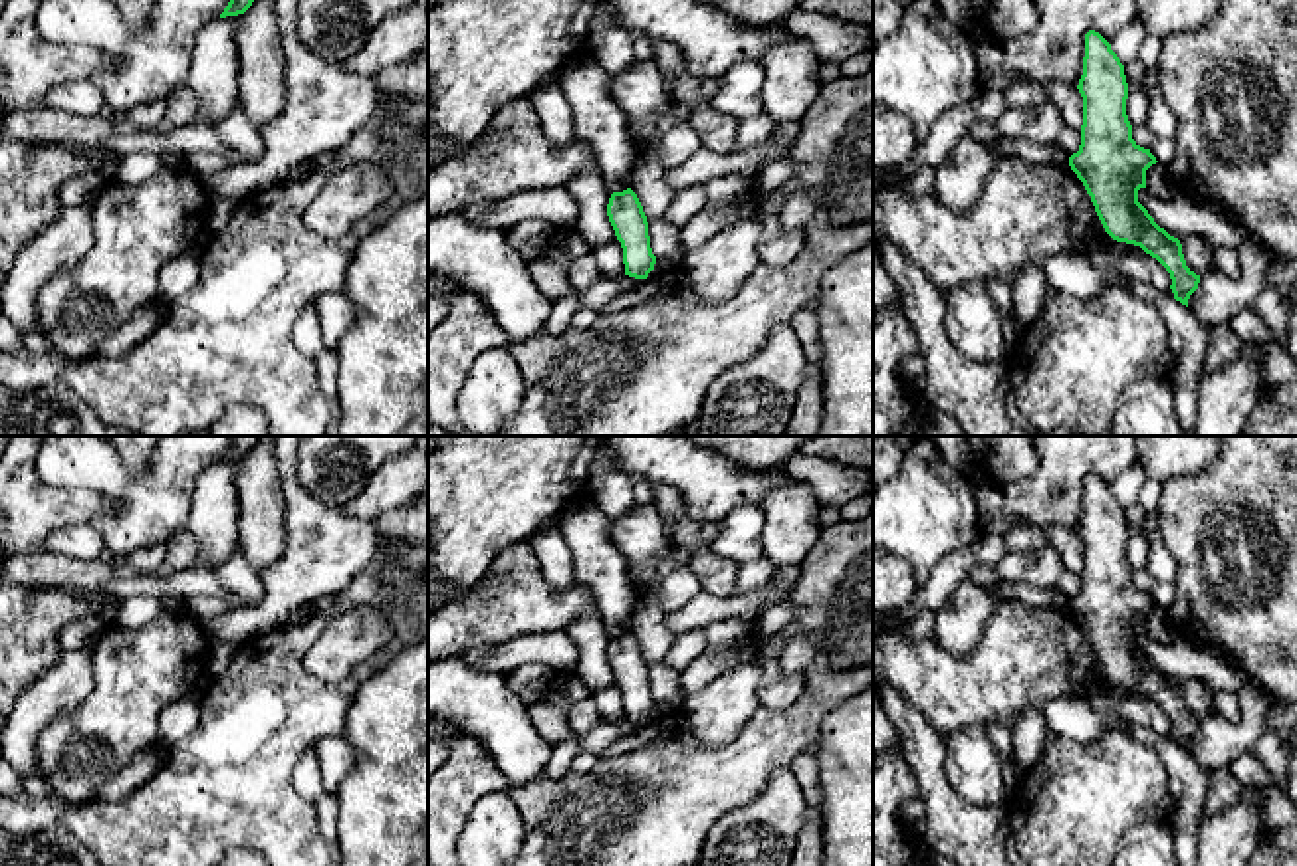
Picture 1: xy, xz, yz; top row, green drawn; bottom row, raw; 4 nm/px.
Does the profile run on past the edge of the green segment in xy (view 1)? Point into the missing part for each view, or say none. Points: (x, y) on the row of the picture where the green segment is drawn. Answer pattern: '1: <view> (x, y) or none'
1: none

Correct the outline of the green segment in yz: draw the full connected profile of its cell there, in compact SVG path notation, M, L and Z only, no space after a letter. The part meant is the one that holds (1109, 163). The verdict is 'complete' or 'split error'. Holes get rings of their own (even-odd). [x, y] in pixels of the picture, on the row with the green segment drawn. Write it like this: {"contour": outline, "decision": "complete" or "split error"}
{"contour": "M1095 30L1085 34L1077 89L1083 97L1083 125L1079 151L1069 157L1071 170L1091 196L1105 232L1156 258L1170 273L1174 299L1188 307L1200 275L1186 266L1180 240L1160 228L1138 202L1146 170L1158 161L1132 139L1124 65Z", "decision": "complete"}

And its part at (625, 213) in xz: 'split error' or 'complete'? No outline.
complete

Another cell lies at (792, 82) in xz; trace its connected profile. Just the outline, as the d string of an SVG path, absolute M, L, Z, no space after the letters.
M791 34L779 40L762 59L766 81L764 111L773 123L801 121L819 95L821 59L809 38Z

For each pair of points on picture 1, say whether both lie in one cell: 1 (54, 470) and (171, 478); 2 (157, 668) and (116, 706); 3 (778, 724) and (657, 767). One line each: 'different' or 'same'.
1: same
2: same
3: same

